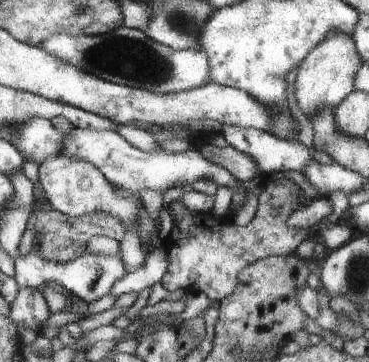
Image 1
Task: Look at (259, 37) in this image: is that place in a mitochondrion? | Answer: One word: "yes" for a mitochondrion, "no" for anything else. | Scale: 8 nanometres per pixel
no

